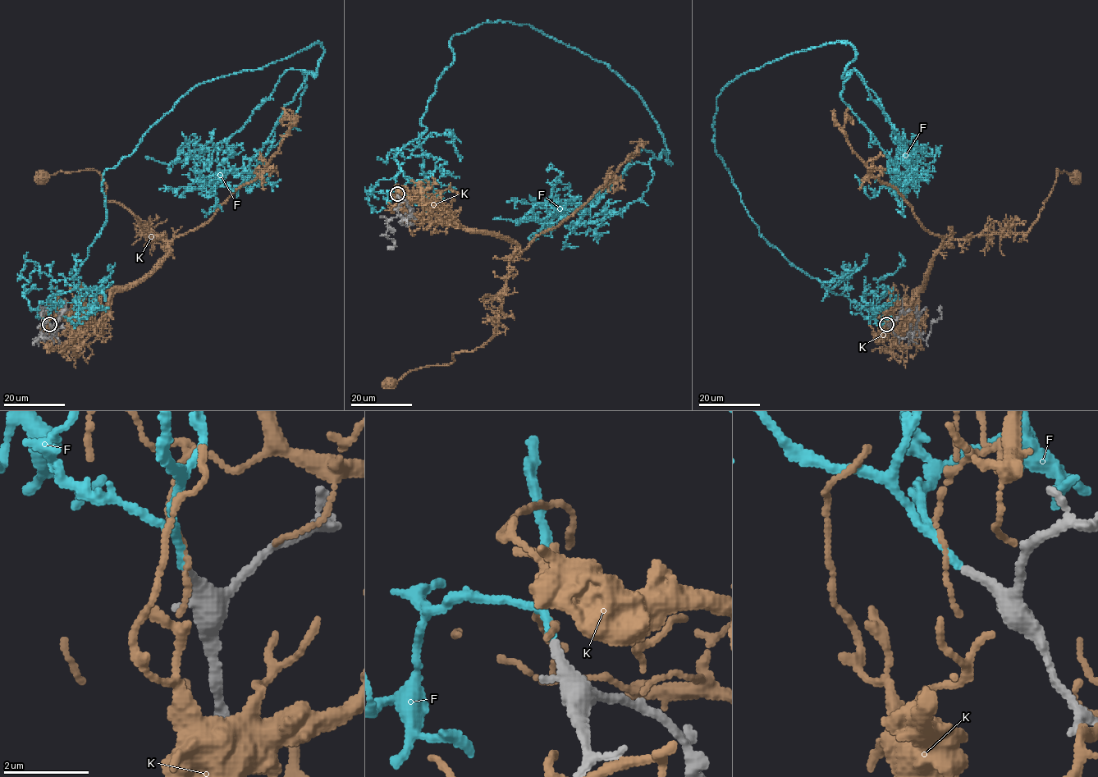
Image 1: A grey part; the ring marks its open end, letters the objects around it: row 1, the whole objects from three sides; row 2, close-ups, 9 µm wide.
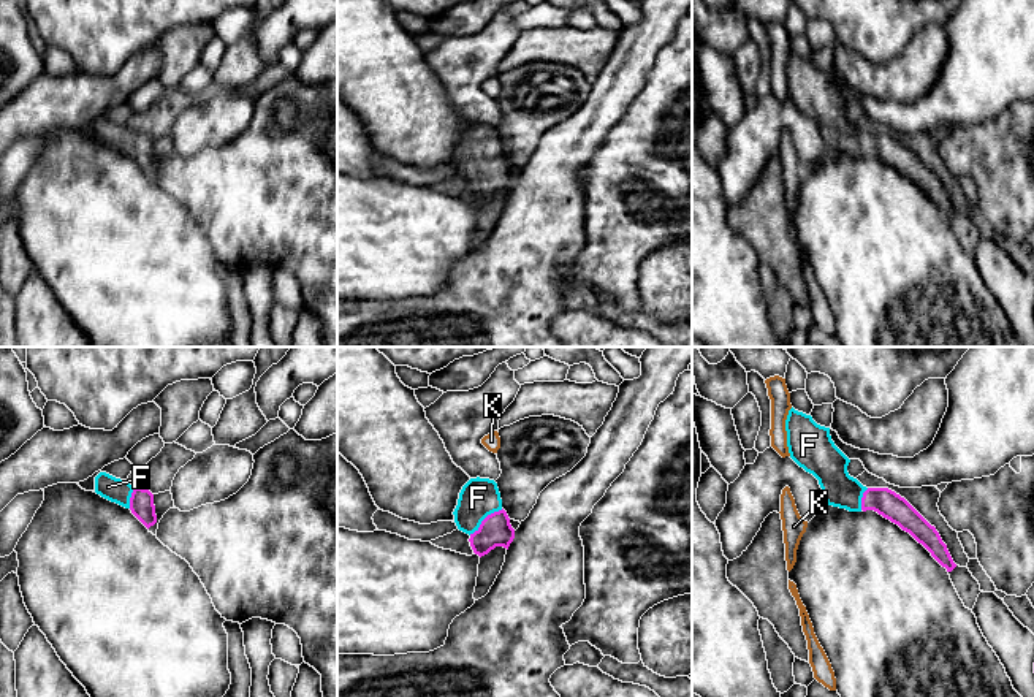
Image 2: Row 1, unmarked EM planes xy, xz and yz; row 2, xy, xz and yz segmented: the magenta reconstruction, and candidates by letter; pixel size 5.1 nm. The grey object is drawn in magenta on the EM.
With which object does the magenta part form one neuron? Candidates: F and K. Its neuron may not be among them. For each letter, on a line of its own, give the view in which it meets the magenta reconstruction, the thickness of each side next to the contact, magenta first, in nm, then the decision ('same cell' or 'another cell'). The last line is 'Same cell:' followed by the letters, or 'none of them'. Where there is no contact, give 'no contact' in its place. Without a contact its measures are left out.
F: contact in xz; calibres 160 and 200 nm; same cell
K: no contact; another cell
Same cell: F

